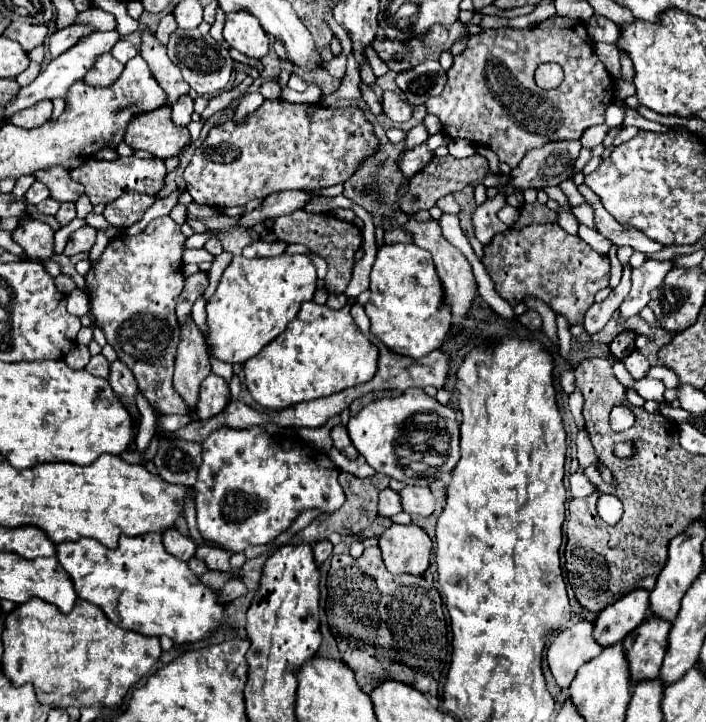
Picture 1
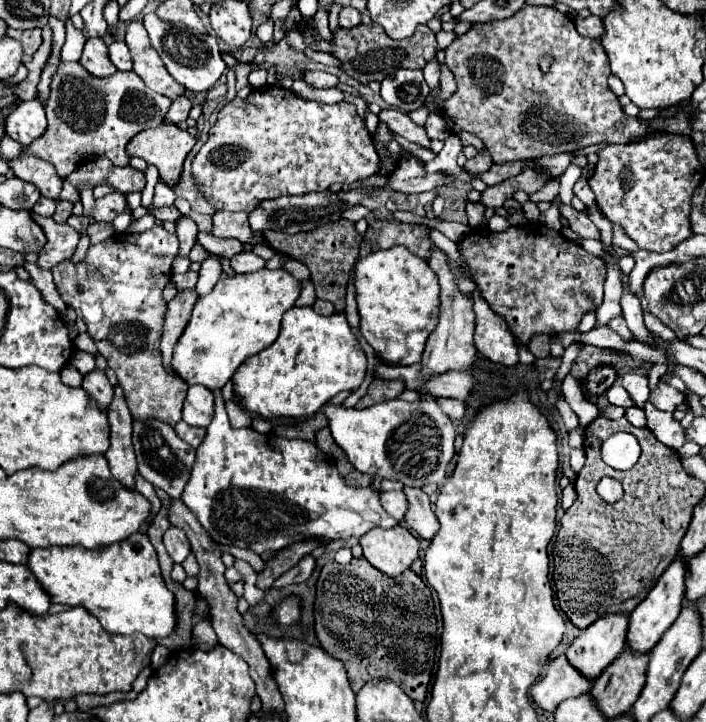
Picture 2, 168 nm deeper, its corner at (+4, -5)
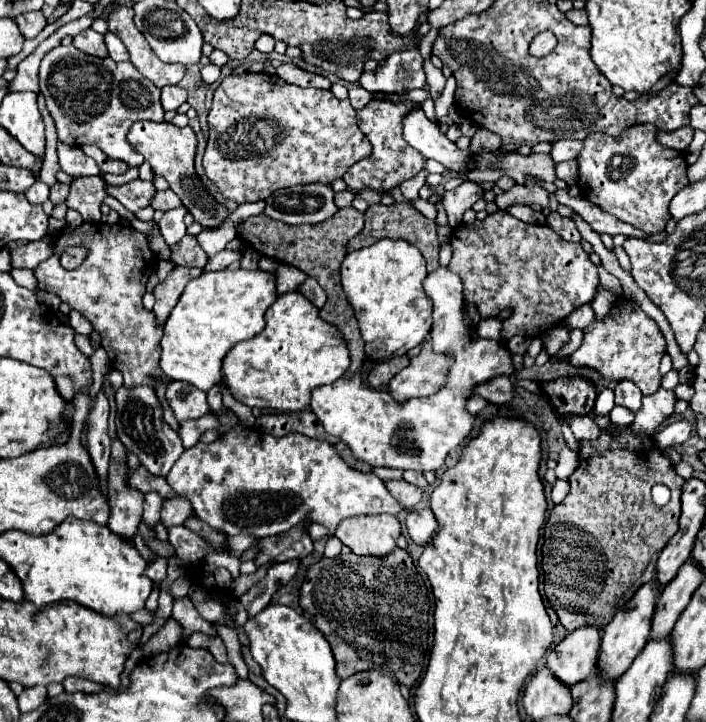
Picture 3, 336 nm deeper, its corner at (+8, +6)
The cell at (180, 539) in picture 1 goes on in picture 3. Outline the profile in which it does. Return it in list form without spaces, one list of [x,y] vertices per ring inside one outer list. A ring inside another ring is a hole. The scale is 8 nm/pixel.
[[[177,495],[171,499],[163,499],[163,507],[161,507],[161,521],[165,527],[173,527],[173,525],[183,525],[183,521],[187,517],[191,517],[193,507],[189,503],[187,497]]]

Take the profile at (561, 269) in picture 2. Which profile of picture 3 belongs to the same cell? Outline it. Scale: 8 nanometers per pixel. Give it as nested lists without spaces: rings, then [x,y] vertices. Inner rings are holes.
[[[495,211],[487,215],[479,225],[459,225],[451,233],[453,259],[449,269],[459,273],[465,285],[465,299],[477,305],[481,319],[499,317],[503,309],[511,309],[511,317],[501,323],[501,339],[511,339],[513,335],[539,337],[551,327],[557,327],[573,309],[589,303],[599,287],[597,267],[591,263],[589,255],[583,251],[581,243],[567,243],[549,225],[531,225],[515,219],[507,211]]]

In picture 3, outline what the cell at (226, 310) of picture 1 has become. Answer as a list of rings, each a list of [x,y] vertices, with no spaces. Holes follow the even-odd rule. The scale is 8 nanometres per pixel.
[[[223,269],[215,273],[201,273],[199,277],[191,279],[167,317],[163,325],[163,339],[161,339],[161,359],[159,367],[171,381],[185,381],[195,385],[201,391],[209,391],[213,385],[221,381],[221,363],[227,351],[237,345],[239,341],[251,339],[265,327],[265,311],[275,303],[277,291],[275,291],[275,275],[269,271],[245,271],[245,269]]]

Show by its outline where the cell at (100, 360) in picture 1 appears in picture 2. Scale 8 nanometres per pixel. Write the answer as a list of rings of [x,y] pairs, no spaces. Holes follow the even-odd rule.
[[[93,370],[93,372],[89,372],[89,376],[85,374],[81,386],[83,386],[95,400],[99,400],[99,406],[105,408],[107,402],[111,402],[113,386],[111,386],[111,382],[107,380],[107,376],[105,376],[103,370]]]

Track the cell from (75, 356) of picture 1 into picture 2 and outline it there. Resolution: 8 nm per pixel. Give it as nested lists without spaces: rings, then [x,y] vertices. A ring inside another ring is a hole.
[[[67,364],[67,368],[61,370],[61,380],[67,384],[67,386],[81,386],[81,372],[73,366],[73,364]]]

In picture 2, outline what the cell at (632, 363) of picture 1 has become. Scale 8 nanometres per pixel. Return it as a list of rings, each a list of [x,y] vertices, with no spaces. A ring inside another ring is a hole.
[[[627,372],[623,378],[621,378],[621,386],[631,394],[631,398],[637,402],[635,406],[643,408],[645,402],[649,400],[649,380],[647,376],[643,374],[637,374],[637,372]]]

